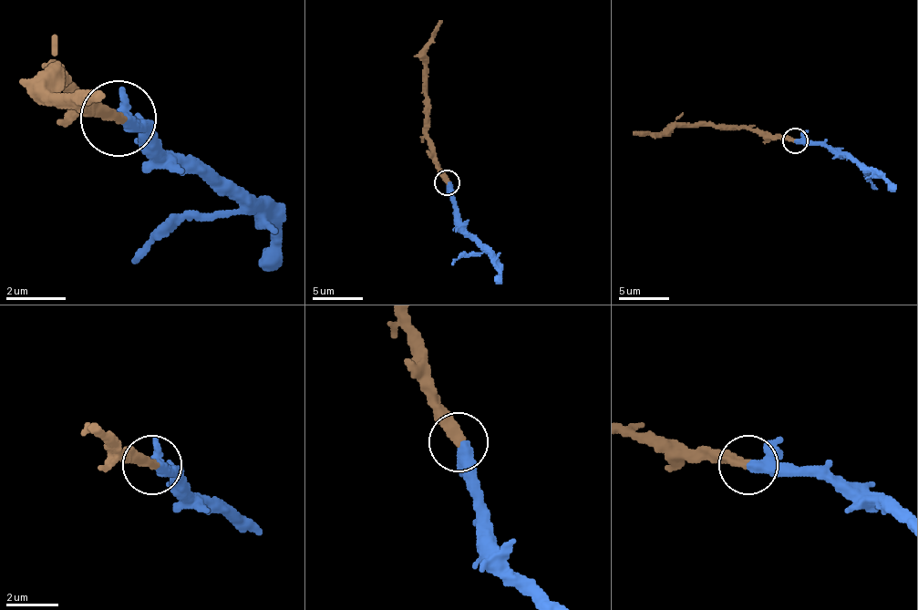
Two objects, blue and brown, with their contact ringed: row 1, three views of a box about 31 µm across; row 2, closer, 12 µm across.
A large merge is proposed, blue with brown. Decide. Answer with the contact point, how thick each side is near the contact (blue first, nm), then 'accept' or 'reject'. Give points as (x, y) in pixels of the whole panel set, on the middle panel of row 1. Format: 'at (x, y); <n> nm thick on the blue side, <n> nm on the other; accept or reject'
at (447, 182); 280 nm thick on the blue side, 420 nm on the other; accept

